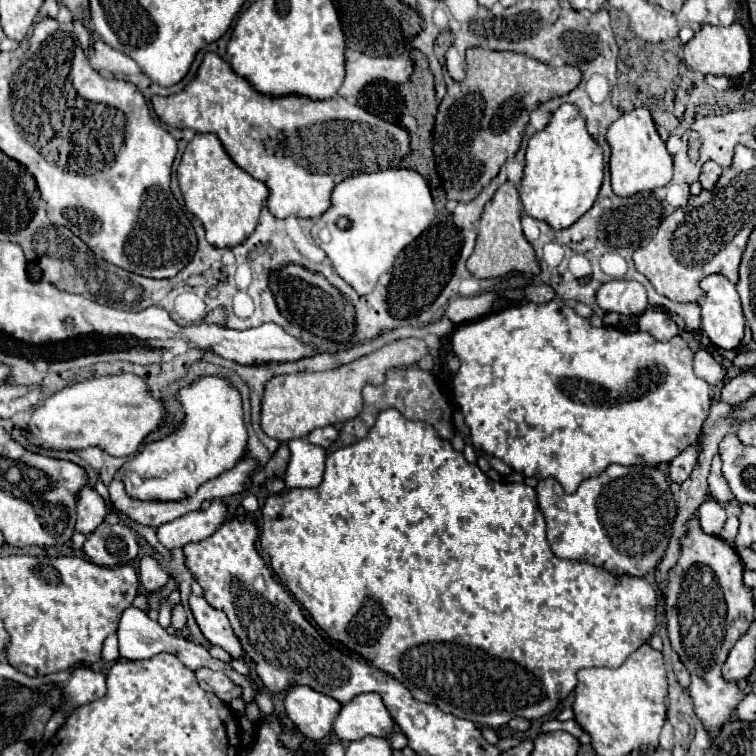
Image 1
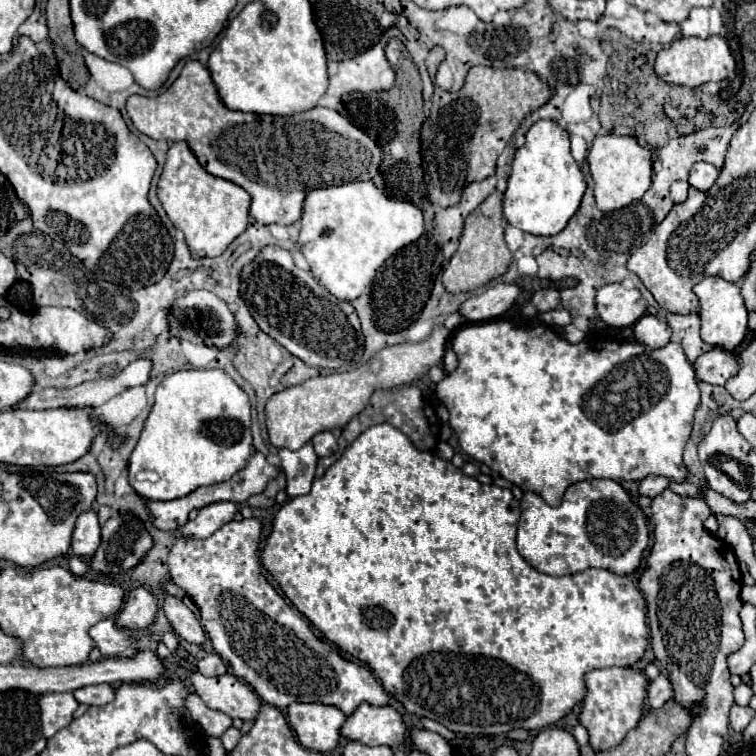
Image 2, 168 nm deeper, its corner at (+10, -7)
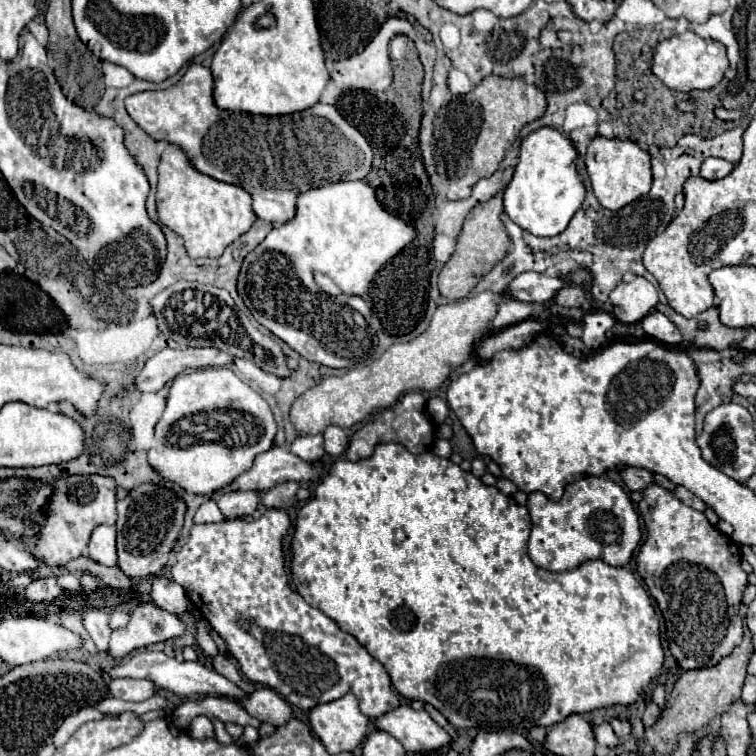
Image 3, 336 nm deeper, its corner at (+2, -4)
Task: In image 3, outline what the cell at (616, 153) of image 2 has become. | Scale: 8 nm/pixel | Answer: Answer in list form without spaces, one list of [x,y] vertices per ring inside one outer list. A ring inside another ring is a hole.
[[[603,136],[593,138],[593,142],[587,146],[585,166],[593,186],[593,194],[607,210],[619,210],[633,200],[645,196],[651,188],[651,158],[639,144],[631,140],[609,140]]]

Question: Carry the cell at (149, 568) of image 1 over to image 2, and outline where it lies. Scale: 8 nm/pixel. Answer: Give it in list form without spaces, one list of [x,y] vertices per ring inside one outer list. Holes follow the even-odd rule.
[[[139,585],[129,593],[125,607],[119,613],[119,625],[125,629],[143,629],[153,623],[155,613],[157,613],[157,599],[153,591],[145,585]]]

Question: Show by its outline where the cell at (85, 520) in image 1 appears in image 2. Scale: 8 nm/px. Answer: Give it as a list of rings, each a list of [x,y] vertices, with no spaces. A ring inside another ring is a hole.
[[[83,511],[77,517],[75,531],[71,537],[71,549],[79,557],[91,557],[101,541],[101,527],[97,523],[95,511]]]

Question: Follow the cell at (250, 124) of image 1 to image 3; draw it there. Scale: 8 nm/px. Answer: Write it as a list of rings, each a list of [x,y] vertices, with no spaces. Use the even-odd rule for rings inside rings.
[[[189,64],[187,72],[183,78],[165,88],[165,90],[153,90],[153,92],[137,92],[125,98],[125,108],[129,116],[155,140],[165,140],[169,144],[179,146],[187,158],[189,164],[199,170],[201,174],[207,174],[219,182],[235,184],[247,190],[253,198],[253,212],[257,218],[271,222],[271,224],[285,224],[295,216],[295,200],[301,192],[327,186],[333,182],[341,180],[363,180],[369,170],[371,170],[371,160],[373,152],[363,134],[347,124],[343,116],[337,112],[335,106],[325,106],[325,104],[315,104],[301,114],[287,114],[287,116],[277,116],[269,120],[269,132],[267,140],[261,130],[253,126],[253,116],[247,112],[229,112],[229,110],[219,110],[213,102],[213,76],[211,70],[201,66],[201,64]],[[275,162],[283,170],[283,182],[277,182],[277,172],[275,172]]]

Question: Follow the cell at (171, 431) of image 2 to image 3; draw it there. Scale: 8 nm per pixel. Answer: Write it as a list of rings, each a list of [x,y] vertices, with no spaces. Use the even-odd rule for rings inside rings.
[[[199,368],[191,374],[179,374],[173,380],[167,396],[167,408],[155,426],[157,446],[149,450],[149,464],[163,478],[177,482],[183,490],[209,496],[231,484],[239,474],[247,472],[257,454],[271,450],[275,434],[277,422],[259,392],[255,392],[229,368]]]

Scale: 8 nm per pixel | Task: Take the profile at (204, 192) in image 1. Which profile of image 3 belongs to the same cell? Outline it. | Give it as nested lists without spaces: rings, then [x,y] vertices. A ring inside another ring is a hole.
[[[173,144],[161,154],[157,172],[157,218],[183,238],[183,246],[191,258],[219,258],[223,250],[245,234],[257,218],[251,210],[251,196],[241,186],[225,184],[197,172],[189,164],[185,152]]]

